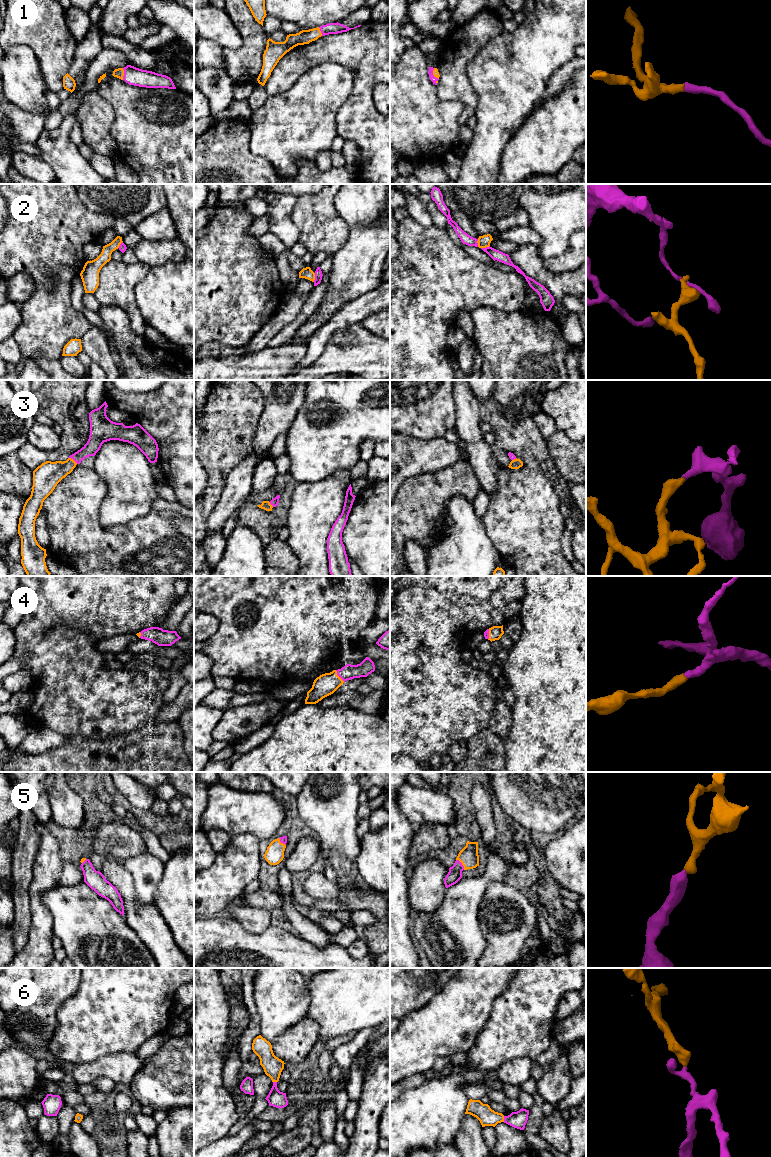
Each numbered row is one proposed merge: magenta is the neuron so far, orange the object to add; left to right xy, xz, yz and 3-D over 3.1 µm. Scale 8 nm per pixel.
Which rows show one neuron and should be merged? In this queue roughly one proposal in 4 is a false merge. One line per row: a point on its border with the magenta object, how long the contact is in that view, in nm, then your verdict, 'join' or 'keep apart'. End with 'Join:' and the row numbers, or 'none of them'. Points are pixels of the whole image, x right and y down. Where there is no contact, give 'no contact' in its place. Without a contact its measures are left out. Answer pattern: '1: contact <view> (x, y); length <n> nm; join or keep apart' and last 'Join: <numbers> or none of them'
1: contact xy (124, 74); length 100 nm; join
2: contact xz (315, 277); length 70 nm; keep apart
3: contact xy (73, 459); length 90 nm; join
4: contact xz (339, 676); length 120 nm; join
5: contact yz (461, 864); length 110 nm; join
6: contact yz (504, 1119); length 50 nm; join
Join: 1, 3, 4, 5, 6

